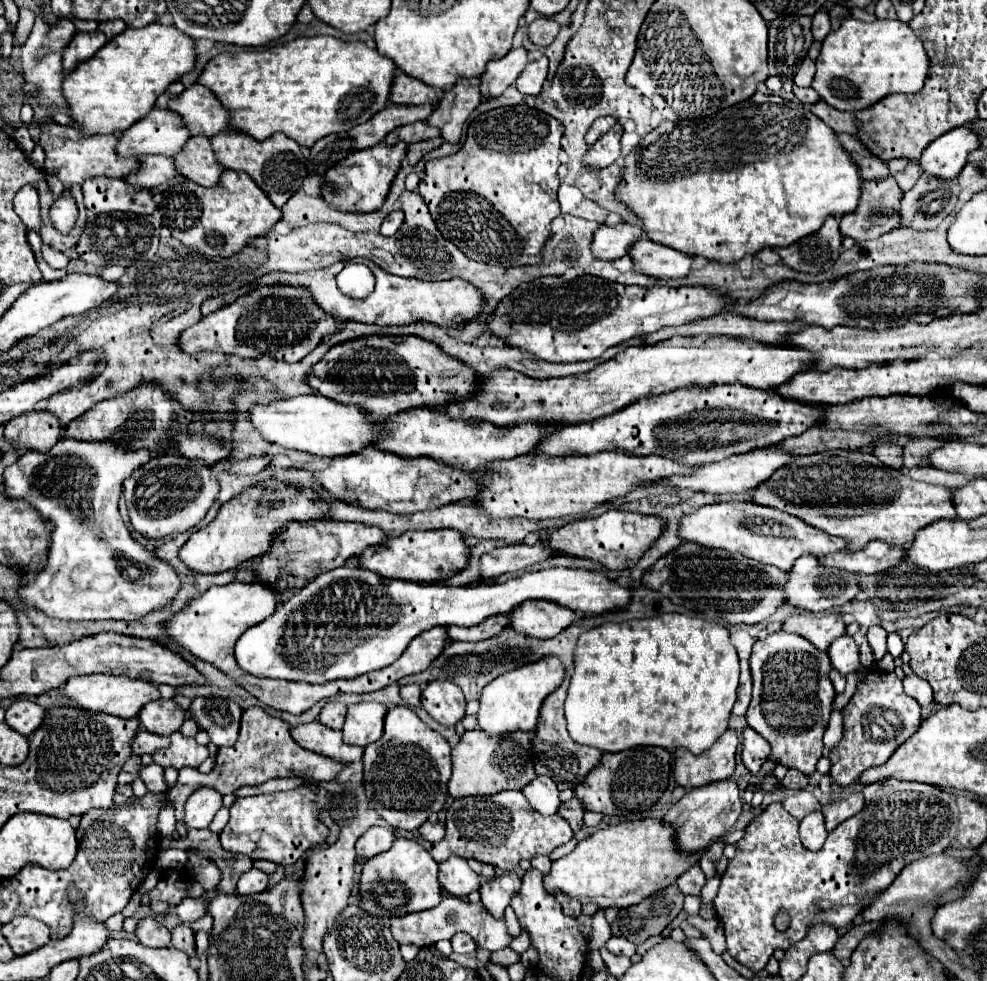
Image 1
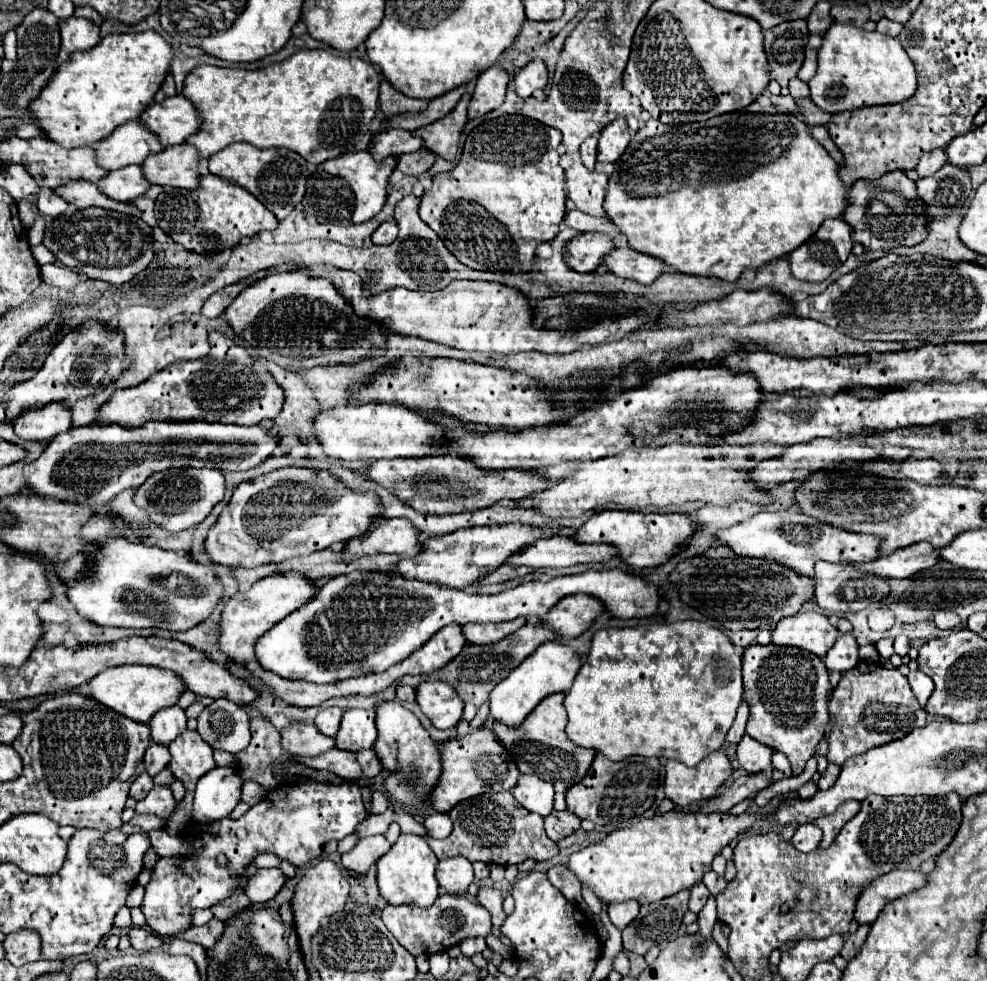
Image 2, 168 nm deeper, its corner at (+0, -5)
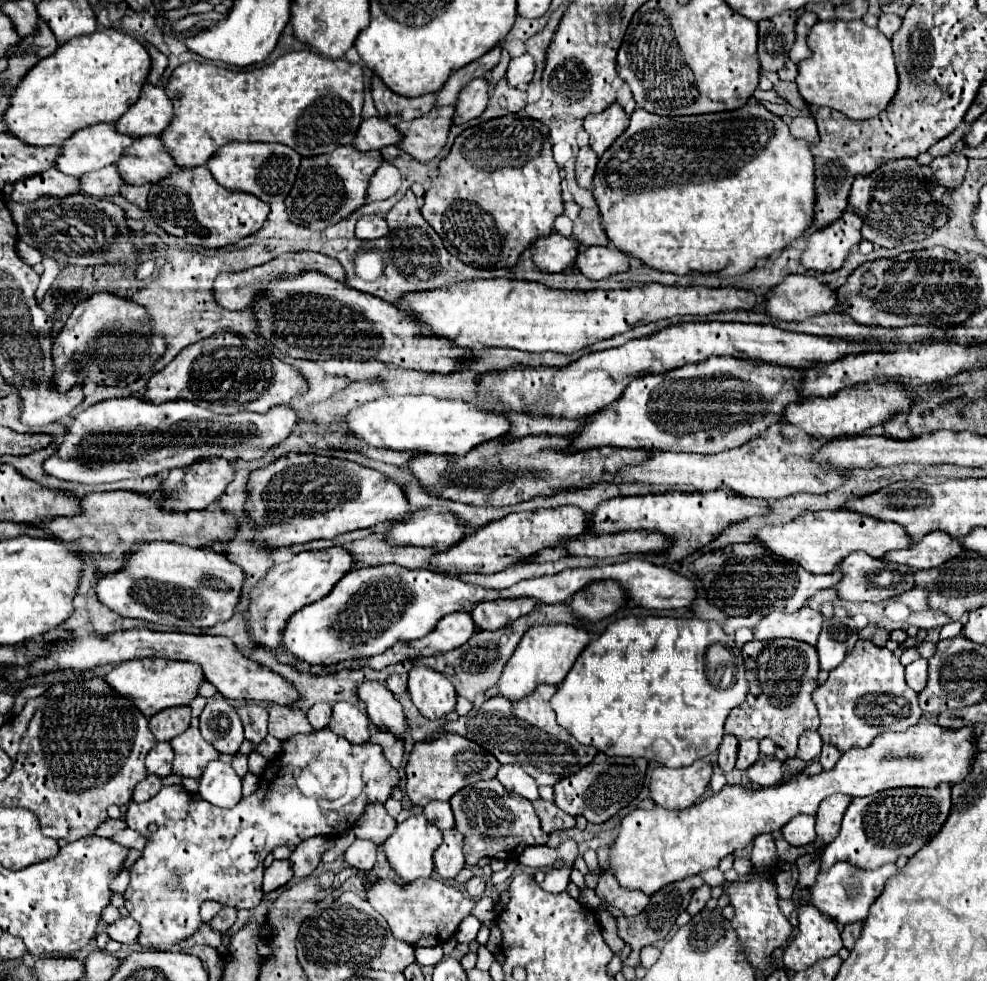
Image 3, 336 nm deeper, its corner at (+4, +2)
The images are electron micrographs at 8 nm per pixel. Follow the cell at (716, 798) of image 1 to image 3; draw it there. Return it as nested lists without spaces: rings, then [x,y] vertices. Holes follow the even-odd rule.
[[[760,756],[758,762],[754,766],[750,766],[746,776],[750,778],[750,782],[754,782],[758,786],[774,786],[784,776],[784,764],[786,762],[780,762],[774,756]]]

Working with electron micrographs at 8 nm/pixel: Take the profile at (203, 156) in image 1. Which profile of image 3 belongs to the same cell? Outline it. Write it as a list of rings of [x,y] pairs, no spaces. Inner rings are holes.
[[[134,138],[124,150],[122,158],[114,164],[126,184],[142,186],[144,182],[158,182],[176,168],[170,152],[162,146],[160,138]]]

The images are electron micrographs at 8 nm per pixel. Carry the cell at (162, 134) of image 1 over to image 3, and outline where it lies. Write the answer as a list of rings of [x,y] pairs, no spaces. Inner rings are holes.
[[[112,124],[86,126],[62,144],[62,152],[58,154],[54,166],[60,172],[78,178],[84,172],[114,164],[130,142],[134,142],[134,138],[118,134]]]

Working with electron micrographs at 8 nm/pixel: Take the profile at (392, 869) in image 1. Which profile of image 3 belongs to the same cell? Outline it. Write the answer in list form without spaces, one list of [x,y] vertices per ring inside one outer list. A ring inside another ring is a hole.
[[[414,814],[396,826],[392,836],[384,842],[384,852],[388,856],[388,862],[396,870],[396,874],[404,882],[412,882],[416,878],[422,878],[422,876],[428,878],[432,874],[434,870],[432,856],[440,844],[442,844],[442,830],[438,830],[432,822],[428,822],[424,814]]]

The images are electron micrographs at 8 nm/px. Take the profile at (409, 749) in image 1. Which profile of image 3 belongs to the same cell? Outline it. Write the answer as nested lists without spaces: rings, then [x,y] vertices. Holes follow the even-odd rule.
[[[364,680],[358,684],[358,698],[364,702],[368,718],[372,724],[400,738],[408,736],[406,716],[400,702],[390,694],[390,690],[378,680]]]

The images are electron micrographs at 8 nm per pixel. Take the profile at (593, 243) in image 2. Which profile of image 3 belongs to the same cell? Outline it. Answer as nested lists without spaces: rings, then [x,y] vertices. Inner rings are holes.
[[[552,232],[546,238],[534,240],[530,248],[534,252],[532,262],[540,272],[546,272],[546,274],[564,272],[568,266],[572,266],[578,254],[578,242],[574,238],[564,238],[556,232]]]

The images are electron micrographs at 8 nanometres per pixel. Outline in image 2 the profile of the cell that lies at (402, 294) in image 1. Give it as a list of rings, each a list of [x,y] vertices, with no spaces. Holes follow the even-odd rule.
[[[326,267],[318,273],[330,271],[332,285],[354,307],[358,317],[378,323],[398,335],[414,335],[420,339],[436,341],[448,347],[464,351],[494,351],[494,353],[518,353],[518,351],[542,351],[542,353],[572,353],[582,345],[598,345],[606,339],[602,325],[578,333],[574,337],[558,337],[558,333],[542,333],[530,325],[528,299],[516,289],[500,283],[486,281],[452,281],[440,291],[410,291],[394,287],[378,295],[364,295],[364,281],[356,271]]]

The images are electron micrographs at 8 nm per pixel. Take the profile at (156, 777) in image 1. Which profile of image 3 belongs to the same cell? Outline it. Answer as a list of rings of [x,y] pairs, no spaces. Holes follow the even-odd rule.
[[[322,728],[314,734],[298,734],[292,738],[282,740],[282,752],[268,762],[266,770],[260,774],[262,780],[258,790],[250,796],[244,796],[232,810],[224,810],[218,806],[208,804],[198,793],[190,794],[182,784],[178,786],[164,786],[152,800],[136,804],[130,802],[128,812],[124,816],[128,828],[138,830],[148,842],[134,862],[128,868],[130,882],[124,890],[124,906],[128,908],[130,916],[140,924],[138,944],[142,948],[154,948],[168,952],[174,944],[190,938],[200,926],[200,904],[204,900],[222,902],[222,906],[240,908],[254,908],[260,904],[262,892],[262,876],[264,876],[264,858],[276,846],[290,846],[296,848],[300,842],[312,836],[342,836],[350,828],[354,828],[356,820],[362,816],[366,804],[384,804],[392,790],[400,786],[398,770],[390,766],[384,758],[382,748],[372,742],[364,744],[350,744],[346,738]],[[322,766],[322,768],[314,768]],[[302,772],[308,774],[306,782],[314,782],[314,786],[300,786]],[[308,790],[308,792],[306,792]],[[192,803],[192,809],[191,808]],[[148,824],[158,824],[156,832],[148,832]],[[250,832],[248,844],[242,844],[246,838],[244,834]],[[240,838],[240,840],[238,840]],[[250,846],[250,852],[244,850]]]

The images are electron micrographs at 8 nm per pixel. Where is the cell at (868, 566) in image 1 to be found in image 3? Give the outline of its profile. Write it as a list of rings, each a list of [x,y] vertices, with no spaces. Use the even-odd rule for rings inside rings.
[[[938,530],[926,534],[920,542],[916,542],[910,548],[894,550],[890,556],[882,558],[886,562],[896,562],[904,566],[912,566],[916,570],[922,568],[936,568],[942,566],[946,560],[958,558],[964,554],[964,546],[958,538],[952,538],[950,534]]]

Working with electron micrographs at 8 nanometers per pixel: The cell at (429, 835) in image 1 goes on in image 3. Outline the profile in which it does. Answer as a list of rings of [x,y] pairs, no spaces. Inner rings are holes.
[[[434,800],[434,802],[430,802],[430,804],[424,808],[424,814],[426,814],[426,818],[428,818],[432,824],[436,824],[440,830],[454,828],[454,814],[452,814],[452,808],[450,808],[450,802]]]

